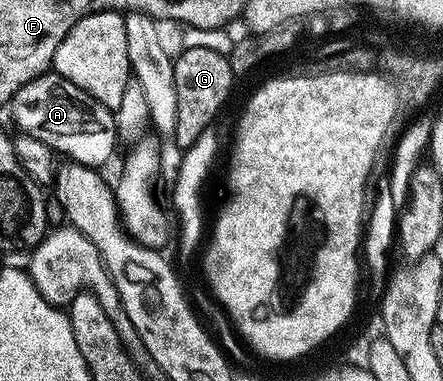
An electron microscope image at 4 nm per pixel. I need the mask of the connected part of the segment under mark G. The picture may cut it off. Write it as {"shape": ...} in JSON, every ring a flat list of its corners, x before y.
{"shape":[[189,48,186,52,176,53,173,61,175,93,178,98,178,124,175,144,181,150,189,148,203,130,207,130,214,123,213,119,221,112,221,107,225,104,225,99,229,96,229,91,233,88,235,73,229,64,229,57,223,51,216,52,213,48]]}

